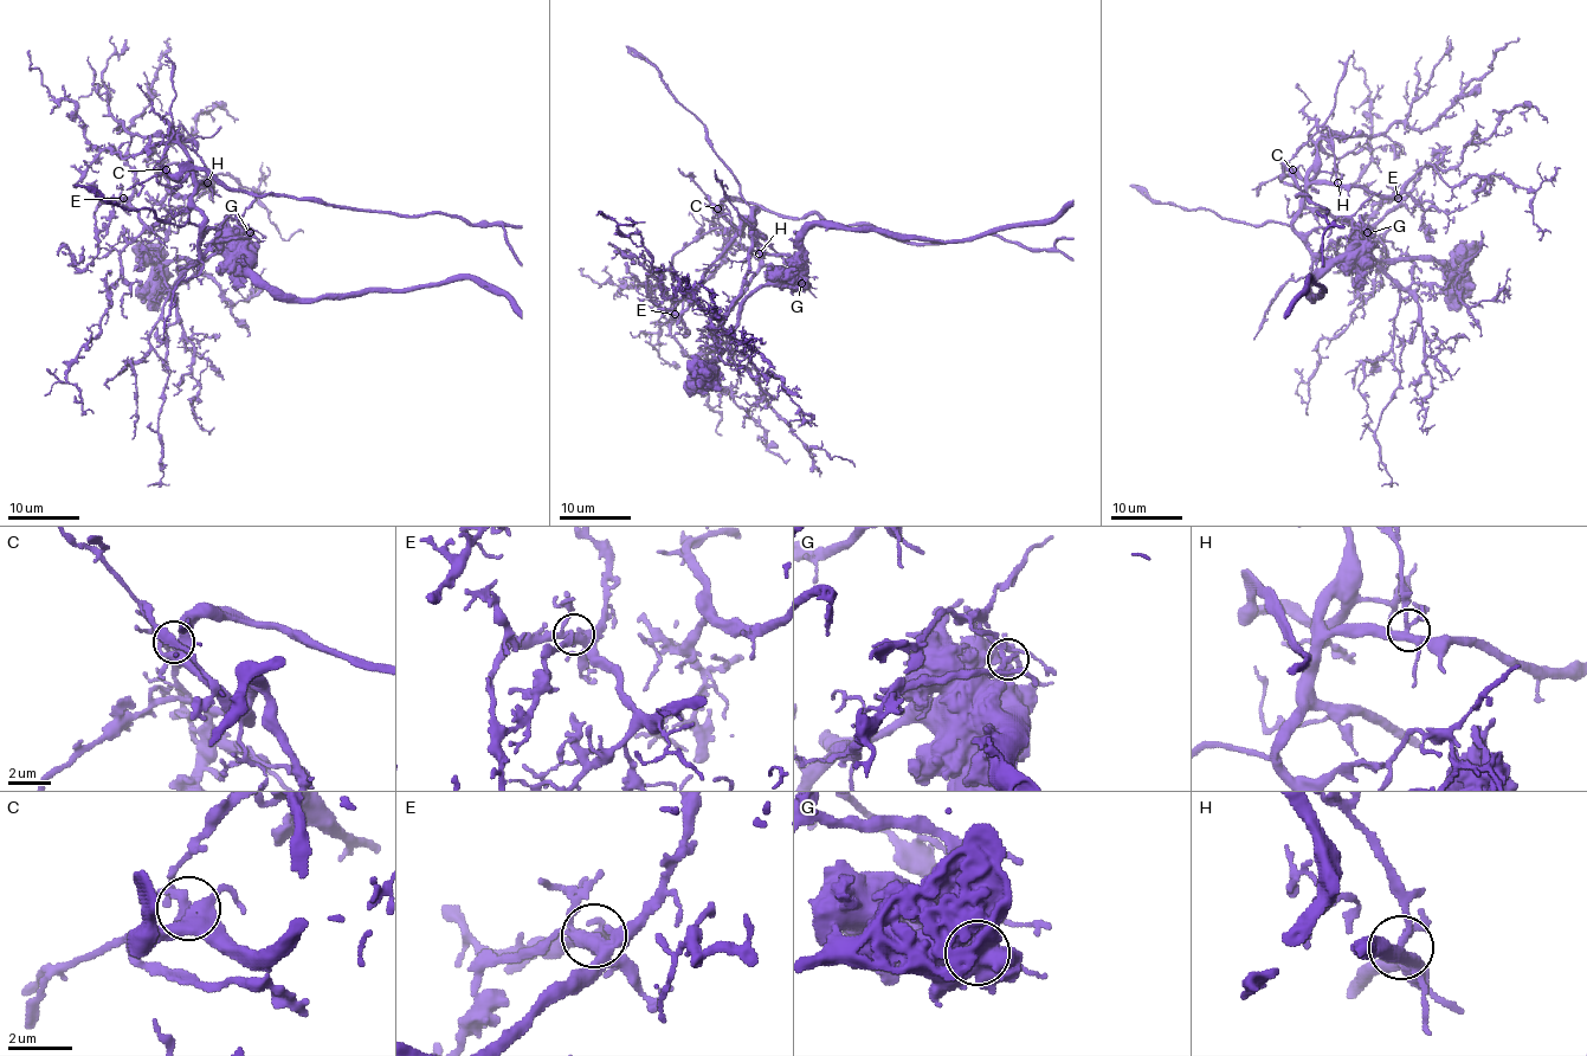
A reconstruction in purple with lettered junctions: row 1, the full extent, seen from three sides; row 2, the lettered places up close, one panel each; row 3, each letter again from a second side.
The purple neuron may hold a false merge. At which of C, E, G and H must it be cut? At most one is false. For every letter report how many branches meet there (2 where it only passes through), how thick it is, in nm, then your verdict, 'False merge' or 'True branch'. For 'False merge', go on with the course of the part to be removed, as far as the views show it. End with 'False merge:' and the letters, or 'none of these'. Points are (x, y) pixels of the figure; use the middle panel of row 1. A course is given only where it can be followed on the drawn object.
C: Branches: 4. Thickness 320 nm. True branch
E: Branches: 4. Thickness 360 nm. True branch
G: Branches: 5. Thickness 320 nm. False merge. Course of the part to remove: (801, 283), (755, 208), (741, 230), (728, 199), (910, 243), (998, 236), (1050, 250), (1073, 237)
H: Branches: 5. Thickness 320 nm. True branch
False merge: G

